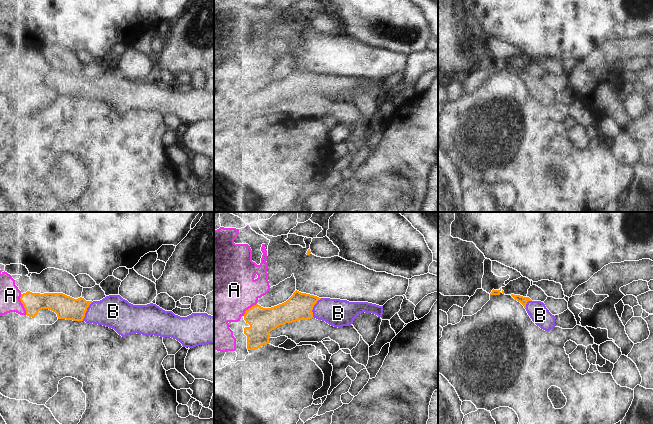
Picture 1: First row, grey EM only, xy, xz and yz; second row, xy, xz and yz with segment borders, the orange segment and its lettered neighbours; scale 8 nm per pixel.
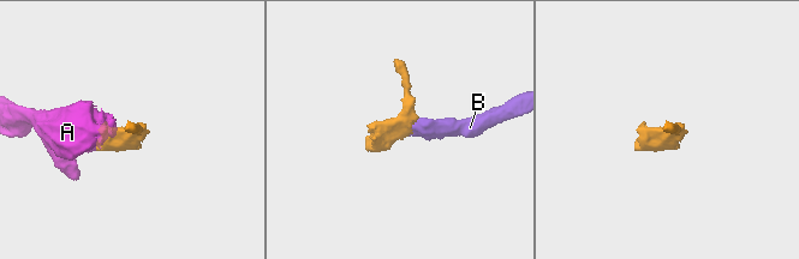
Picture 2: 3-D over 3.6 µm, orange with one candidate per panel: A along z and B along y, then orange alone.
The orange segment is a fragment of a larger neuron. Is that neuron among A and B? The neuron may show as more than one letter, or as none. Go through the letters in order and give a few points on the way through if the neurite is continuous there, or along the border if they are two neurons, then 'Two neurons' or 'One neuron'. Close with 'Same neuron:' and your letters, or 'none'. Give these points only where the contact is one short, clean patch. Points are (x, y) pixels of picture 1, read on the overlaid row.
A: Boundary: xy (20, 294), (20, 302), (26, 314). Two neurons
B: Path across: xz (299, 306), (313, 306), (338, 313). One neuron
Same neuron: B

